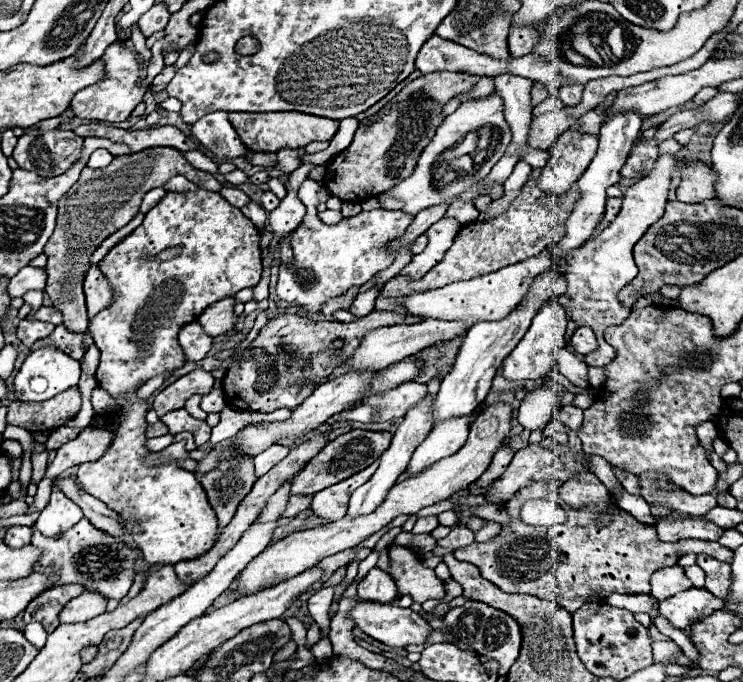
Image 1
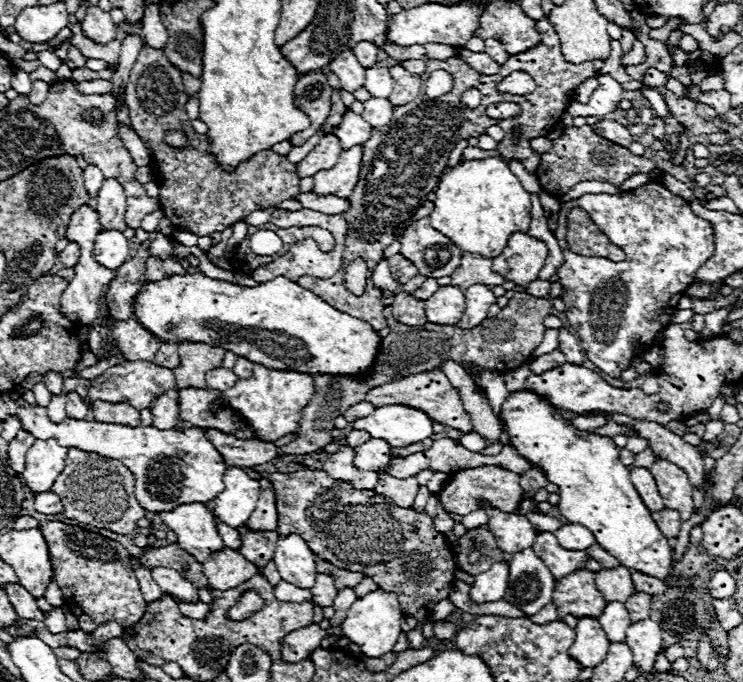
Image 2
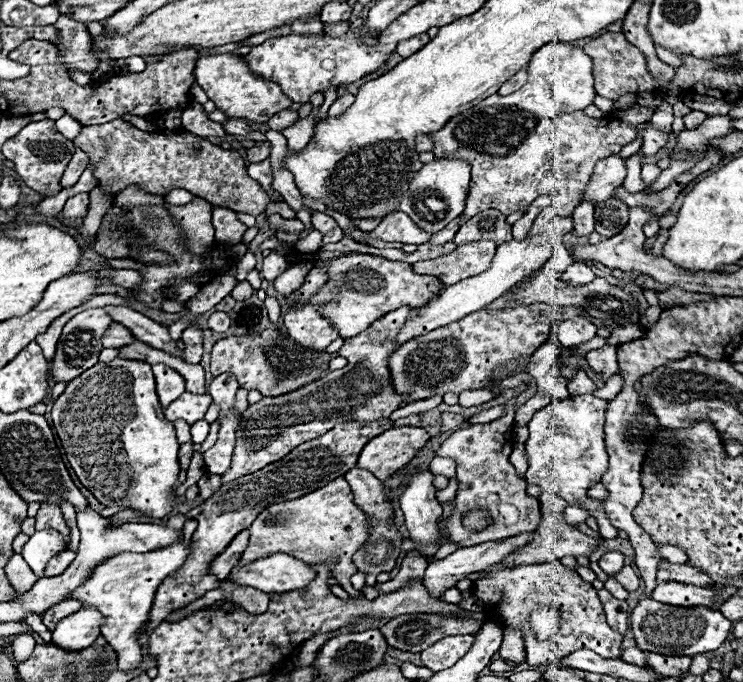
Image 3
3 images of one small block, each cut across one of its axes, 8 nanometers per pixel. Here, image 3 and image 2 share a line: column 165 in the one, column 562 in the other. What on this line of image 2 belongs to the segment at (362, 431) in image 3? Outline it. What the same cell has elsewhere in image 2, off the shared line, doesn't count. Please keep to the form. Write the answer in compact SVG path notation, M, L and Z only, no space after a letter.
M586 568L562 578L554 590L552 602L560 618L600 618L606 606L602 594L596 590L594 574Z

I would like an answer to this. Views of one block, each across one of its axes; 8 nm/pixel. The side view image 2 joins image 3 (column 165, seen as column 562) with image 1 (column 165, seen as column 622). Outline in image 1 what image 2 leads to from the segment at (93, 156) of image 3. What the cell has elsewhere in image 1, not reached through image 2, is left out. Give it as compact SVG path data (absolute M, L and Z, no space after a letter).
M156 146L130 156L116 156L106 168L86 166L78 182L64 194L64 198L60 198L56 228L44 246L44 254L48 256L46 294L50 296L56 310L60 310L62 324L68 326L68 330L76 330L76 334L82 334L88 328L82 282L84 270L90 266L90 256L94 254L94 250L110 234L126 226L138 214L138 206L148 190L162 186L166 180L178 174L186 176L190 182L198 184L204 190L220 192L222 188L222 184L212 174L196 170L182 158L178 150Z

